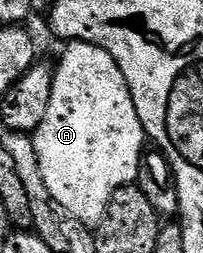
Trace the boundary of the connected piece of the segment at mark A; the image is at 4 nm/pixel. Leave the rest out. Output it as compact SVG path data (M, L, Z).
M70 42L67 47L62 59L54 66L52 101L48 104L48 113L44 115L44 124L40 124L40 128L34 131L32 137L36 148L36 160L40 160L40 176L44 176L44 185L48 187L48 192L52 192L52 200L56 200L56 204L61 204L69 214L76 216L76 220L80 220L88 227L96 228L104 220L106 206L112 200L114 193L122 186L132 186L137 183L140 160L148 139L140 124L140 116L136 116L136 104L132 104L132 92L124 80L124 72L120 72L116 60L112 60L112 56L108 56L104 48L94 46L91 42Z

